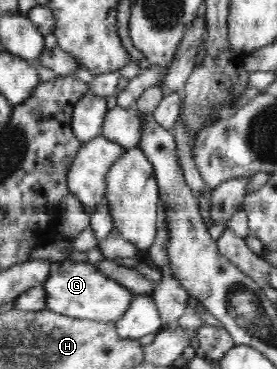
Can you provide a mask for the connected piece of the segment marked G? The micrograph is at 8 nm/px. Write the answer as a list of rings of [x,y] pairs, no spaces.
[[[69,259],[58,263],[42,286],[47,293],[46,309],[72,318],[91,319],[91,321],[97,322],[117,323],[118,319],[130,309],[136,298],[130,288],[125,287],[118,280],[111,279],[93,264],[74,262]]]

